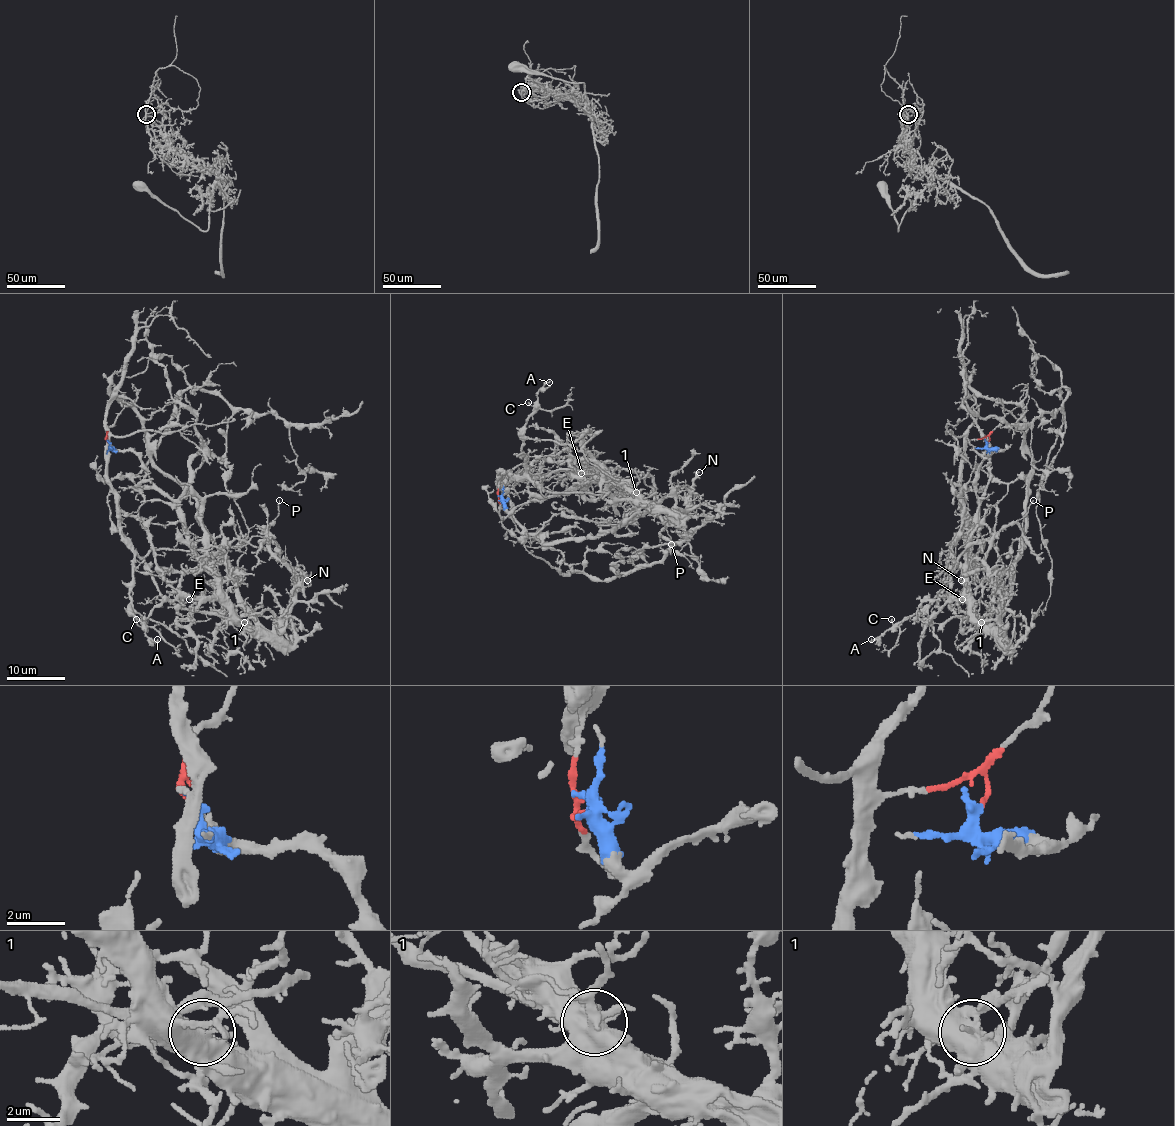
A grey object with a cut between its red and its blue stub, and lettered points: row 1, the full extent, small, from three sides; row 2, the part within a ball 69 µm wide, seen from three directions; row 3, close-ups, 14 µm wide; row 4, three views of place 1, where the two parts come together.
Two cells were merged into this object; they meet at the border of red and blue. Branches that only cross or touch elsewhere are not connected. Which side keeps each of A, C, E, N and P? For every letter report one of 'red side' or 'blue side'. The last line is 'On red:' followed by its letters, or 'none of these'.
A: red side
C: red side
E: blue side
N: blue side
P: blue side
On red: A, C

